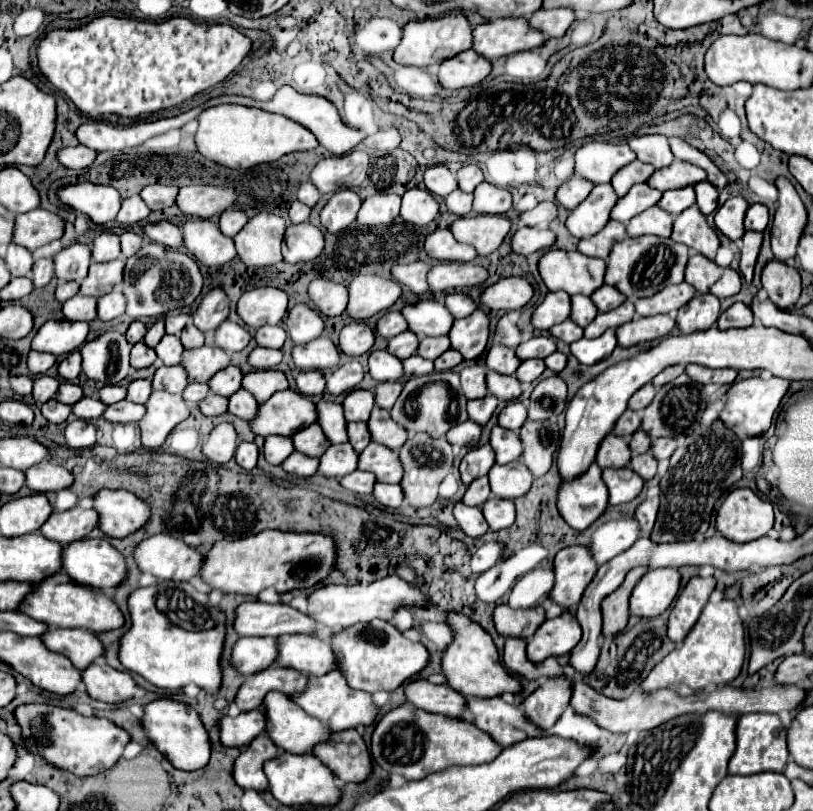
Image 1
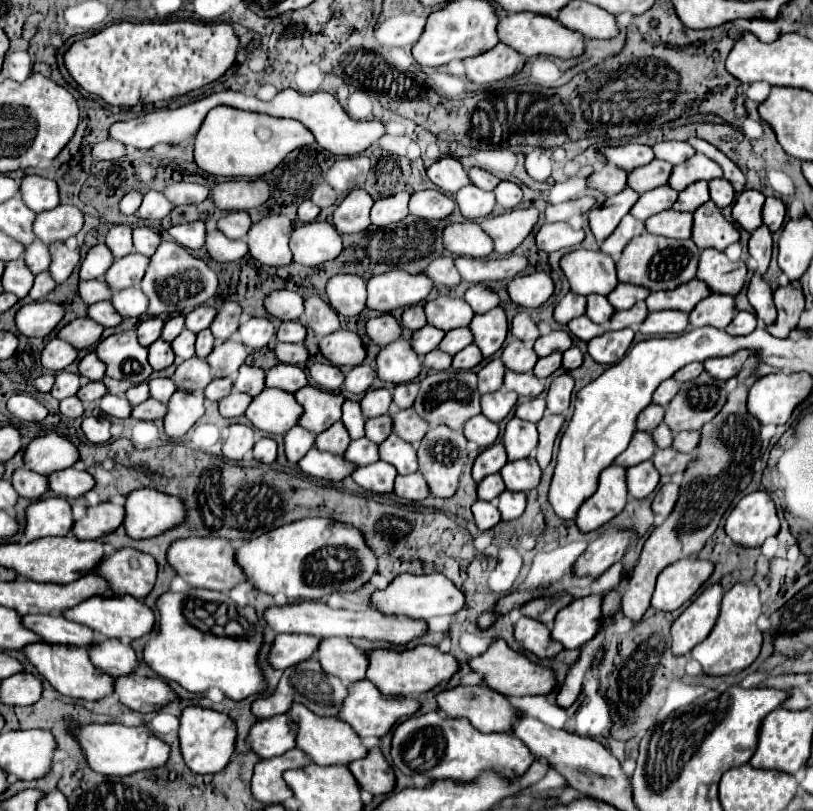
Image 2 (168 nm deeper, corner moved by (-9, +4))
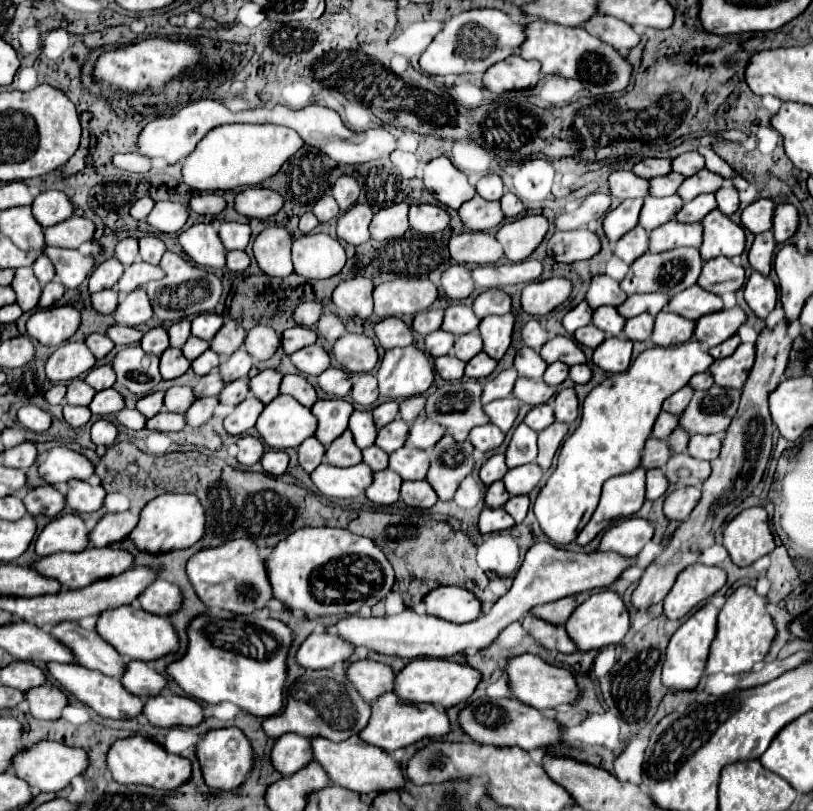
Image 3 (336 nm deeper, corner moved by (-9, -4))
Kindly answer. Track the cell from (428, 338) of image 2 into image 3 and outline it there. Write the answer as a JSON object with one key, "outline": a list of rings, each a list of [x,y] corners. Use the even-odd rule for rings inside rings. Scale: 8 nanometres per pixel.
{"outline":[[[442,329],[426,335],[426,339],[424,339],[426,351],[428,351],[434,359],[440,357],[440,355],[448,355],[450,349],[452,349],[452,345],[454,345],[454,341],[456,341],[456,337],[454,337],[452,333],[442,331]]]}

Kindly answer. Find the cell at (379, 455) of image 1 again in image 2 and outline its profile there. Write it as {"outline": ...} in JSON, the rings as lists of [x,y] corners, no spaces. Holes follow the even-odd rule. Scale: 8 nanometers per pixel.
{"outline":[[[392,433],[382,445],[380,445],[380,459],[394,465],[400,475],[408,475],[418,471],[416,461],[416,447],[400,439],[396,433]]]}

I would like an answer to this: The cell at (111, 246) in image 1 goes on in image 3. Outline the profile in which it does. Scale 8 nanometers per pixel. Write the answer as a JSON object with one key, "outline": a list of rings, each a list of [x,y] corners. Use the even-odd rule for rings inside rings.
{"outline":[[[128,237],[128,239],[122,239],[118,245],[116,245],[116,259],[122,263],[122,265],[132,265],[136,259],[138,259],[138,241]]]}

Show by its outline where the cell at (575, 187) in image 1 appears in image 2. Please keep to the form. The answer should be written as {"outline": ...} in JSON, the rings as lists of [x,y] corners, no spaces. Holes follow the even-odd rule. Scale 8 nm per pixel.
{"outline":[[[606,163],[598,173],[592,173],[588,177],[588,185],[606,195],[616,195],[628,185],[628,171],[612,165],[612,163]]]}

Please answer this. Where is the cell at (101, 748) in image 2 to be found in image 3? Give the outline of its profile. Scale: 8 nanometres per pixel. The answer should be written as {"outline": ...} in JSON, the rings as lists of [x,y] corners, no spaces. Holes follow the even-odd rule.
{"outline":[[[132,735],[132,737],[126,737],[126,739],[114,741],[112,749],[108,749],[106,765],[108,765],[114,781],[126,783],[126,785],[142,783],[142,785],[150,785],[154,789],[174,789],[180,783],[188,781],[190,771],[192,771],[188,759],[164,751],[160,745],[148,741],[142,735]]]}

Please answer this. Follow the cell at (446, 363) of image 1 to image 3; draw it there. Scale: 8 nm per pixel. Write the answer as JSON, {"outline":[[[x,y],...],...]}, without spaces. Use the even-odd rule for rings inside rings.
{"outline":[[[478,353],[478,355],[474,355],[468,363],[466,363],[466,371],[464,371],[464,377],[468,377],[468,379],[480,379],[480,377],[488,377],[492,371],[494,371],[494,367],[496,367],[496,359],[492,359],[492,357],[488,357],[486,353]]]}

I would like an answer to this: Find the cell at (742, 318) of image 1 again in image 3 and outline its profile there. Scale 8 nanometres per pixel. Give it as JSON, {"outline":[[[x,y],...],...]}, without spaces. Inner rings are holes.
{"outline":[[[736,333],[736,335],[732,335],[728,341],[724,341],[724,343],[716,345],[716,347],[712,347],[712,349],[710,349],[710,355],[712,355],[714,359],[724,359],[724,357],[732,355],[738,345],[740,345],[740,335]]]}

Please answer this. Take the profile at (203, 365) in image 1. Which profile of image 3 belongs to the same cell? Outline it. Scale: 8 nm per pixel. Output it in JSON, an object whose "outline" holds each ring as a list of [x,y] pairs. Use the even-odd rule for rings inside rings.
{"outline":[[[238,349],[238,351],[234,351],[230,357],[226,357],[226,359],[220,363],[218,371],[220,371],[220,375],[222,375],[222,381],[224,381],[224,383],[230,383],[230,381],[234,381],[234,379],[246,377],[248,371],[252,369],[252,365],[254,365],[252,357],[250,357],[244,349]]]}

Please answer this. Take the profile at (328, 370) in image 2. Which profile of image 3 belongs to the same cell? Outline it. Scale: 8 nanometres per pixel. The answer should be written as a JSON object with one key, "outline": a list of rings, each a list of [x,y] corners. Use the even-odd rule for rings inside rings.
{"outline":[[[328,367],[324,373],[318,375],[318,385],[332,397],[346,397],[352,389],[350,373],[338,367]]]}

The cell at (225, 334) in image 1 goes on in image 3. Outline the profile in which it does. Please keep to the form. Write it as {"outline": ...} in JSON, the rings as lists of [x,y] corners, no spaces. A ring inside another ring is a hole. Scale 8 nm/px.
{"outline":[[[256,325],[246,333],[244,349],[254,357],[254,361],[270,359],[278,347],[280,347],[280,339],[272,327]]]}

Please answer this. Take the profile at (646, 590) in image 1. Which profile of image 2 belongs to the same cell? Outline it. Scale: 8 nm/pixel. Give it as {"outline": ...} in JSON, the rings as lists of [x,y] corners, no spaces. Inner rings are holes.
{"outline":[[[680,559],[668,565],[656,583],[652,597],[652,607],[658,611],[676,611],[686,601],[690,601],[696,591],[714,573],[714,563],[704,559]]]}

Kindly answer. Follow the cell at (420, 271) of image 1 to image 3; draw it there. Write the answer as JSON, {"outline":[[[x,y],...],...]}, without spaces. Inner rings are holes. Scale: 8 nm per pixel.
{"outline":[[[464,265],[448,267],[442,275],[442,289],[444,289],[446,297],[450,297],[454,301],[470,297],[472,291],[474,291],[470,269],[464,267]]]}

